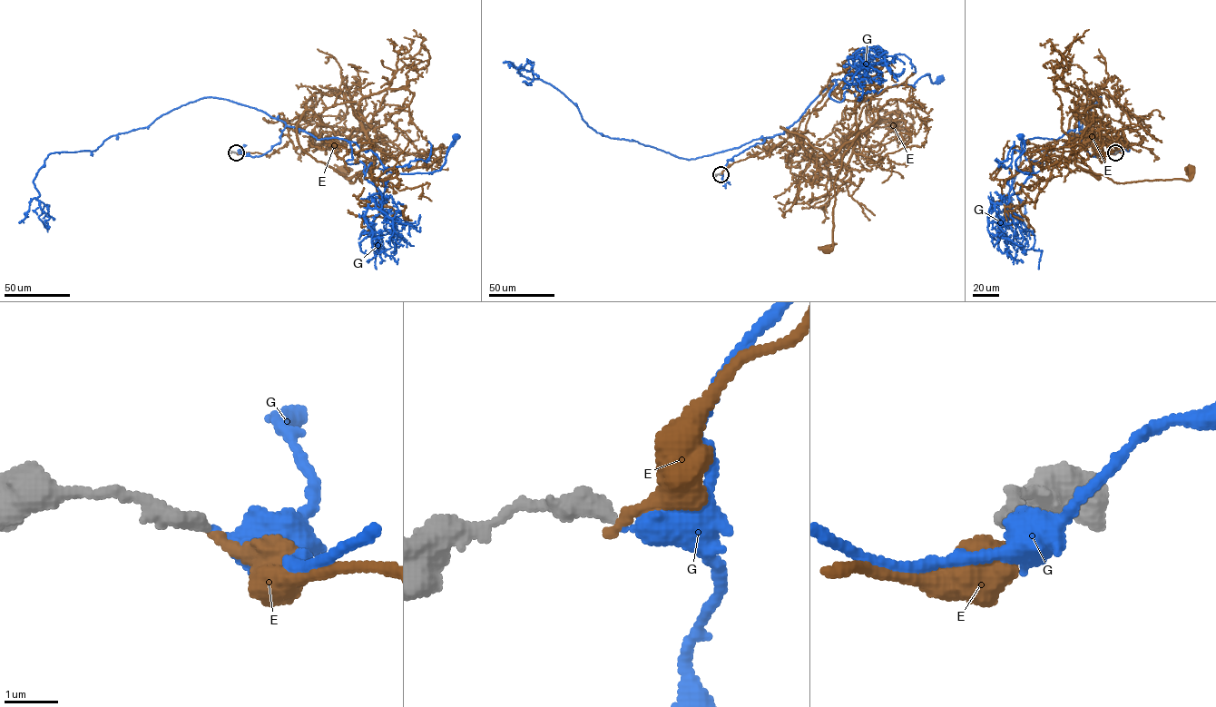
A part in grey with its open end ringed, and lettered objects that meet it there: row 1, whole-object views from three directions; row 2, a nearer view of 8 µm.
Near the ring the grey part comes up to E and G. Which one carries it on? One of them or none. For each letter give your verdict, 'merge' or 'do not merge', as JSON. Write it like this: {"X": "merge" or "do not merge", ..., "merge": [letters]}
{"E": "do not merge", "G": "merge", "merge": ["G"]}

